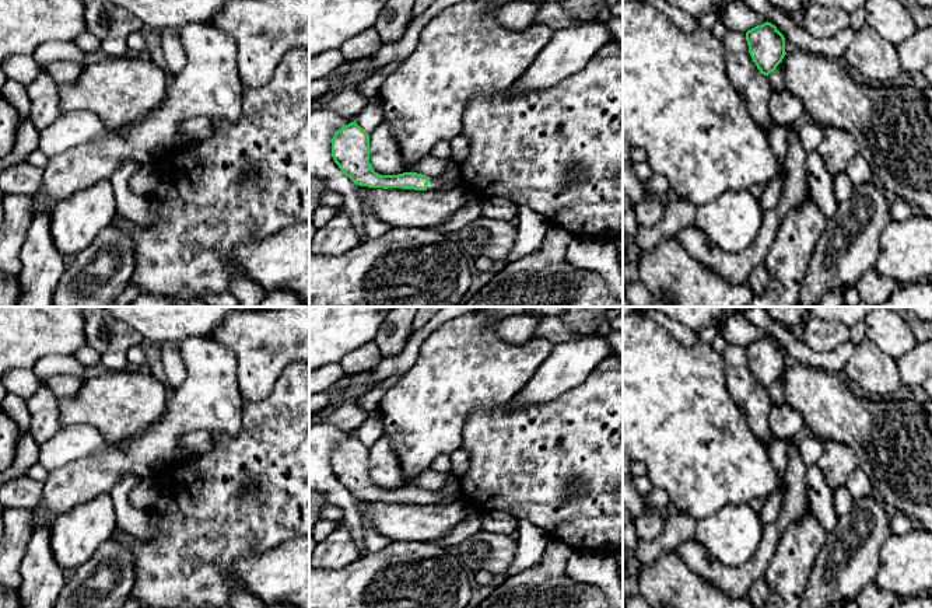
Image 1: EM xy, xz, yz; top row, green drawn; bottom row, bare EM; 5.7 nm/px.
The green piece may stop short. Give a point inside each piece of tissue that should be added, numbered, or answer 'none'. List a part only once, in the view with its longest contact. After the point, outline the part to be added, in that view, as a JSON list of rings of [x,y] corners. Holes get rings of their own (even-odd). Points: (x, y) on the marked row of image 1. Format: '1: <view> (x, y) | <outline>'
1: xz (434, 184) | [[[430,178],[427,191],[449,191],[449,189],[453,189],[456,185],[458,184],[439,181],[438,178]]]

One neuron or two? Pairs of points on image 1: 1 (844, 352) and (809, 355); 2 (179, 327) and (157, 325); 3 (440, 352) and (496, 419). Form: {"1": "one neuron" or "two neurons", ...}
{"1": "one neuron", "2": "one neuron", "3": "two neurons"}

